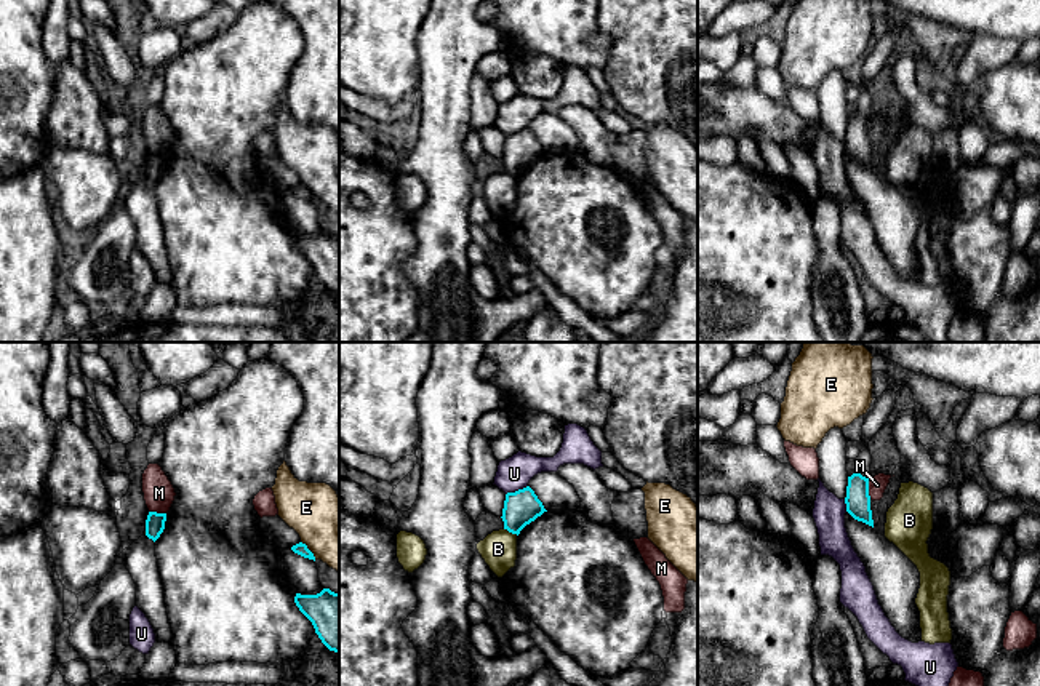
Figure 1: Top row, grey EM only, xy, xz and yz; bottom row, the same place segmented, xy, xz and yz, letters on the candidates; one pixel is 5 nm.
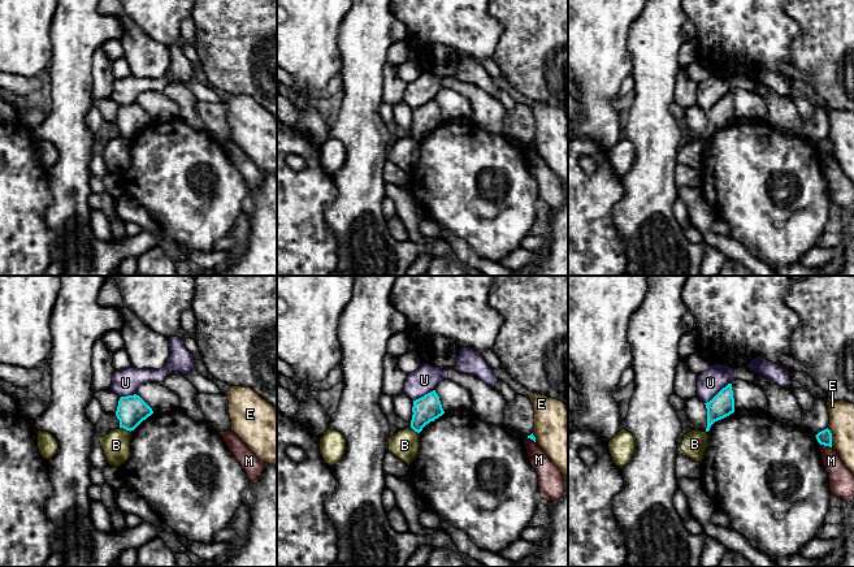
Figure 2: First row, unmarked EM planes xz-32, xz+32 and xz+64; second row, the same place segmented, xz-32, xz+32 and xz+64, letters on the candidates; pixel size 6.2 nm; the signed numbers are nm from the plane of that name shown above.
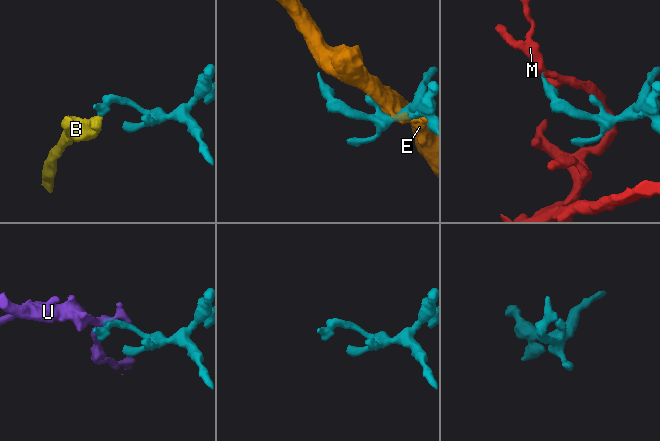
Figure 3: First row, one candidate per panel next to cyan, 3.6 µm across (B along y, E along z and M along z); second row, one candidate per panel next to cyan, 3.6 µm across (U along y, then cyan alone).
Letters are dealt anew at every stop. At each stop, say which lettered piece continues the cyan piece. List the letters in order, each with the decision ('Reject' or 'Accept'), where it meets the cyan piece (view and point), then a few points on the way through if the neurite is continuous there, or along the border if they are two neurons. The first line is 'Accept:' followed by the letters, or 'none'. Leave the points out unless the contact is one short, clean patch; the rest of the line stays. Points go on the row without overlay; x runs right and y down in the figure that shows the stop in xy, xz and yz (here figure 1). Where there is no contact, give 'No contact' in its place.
Accept: none
B: Reject. Touches cyan at xz (511, 173). Boundary: xz (504, 170), (517, 176)
E: Reject. Touches cyan at xy (309, 192)
M: Reject. Touches cyan at xy (156, 154)
U: Reject. Touches cyan at xz (516, 133)

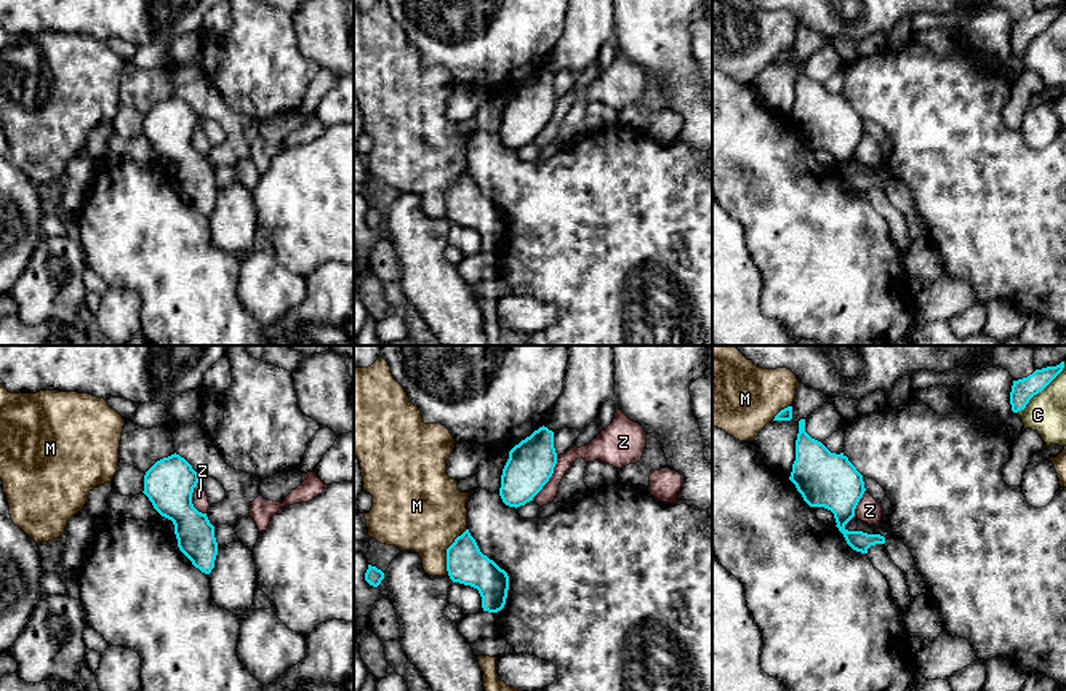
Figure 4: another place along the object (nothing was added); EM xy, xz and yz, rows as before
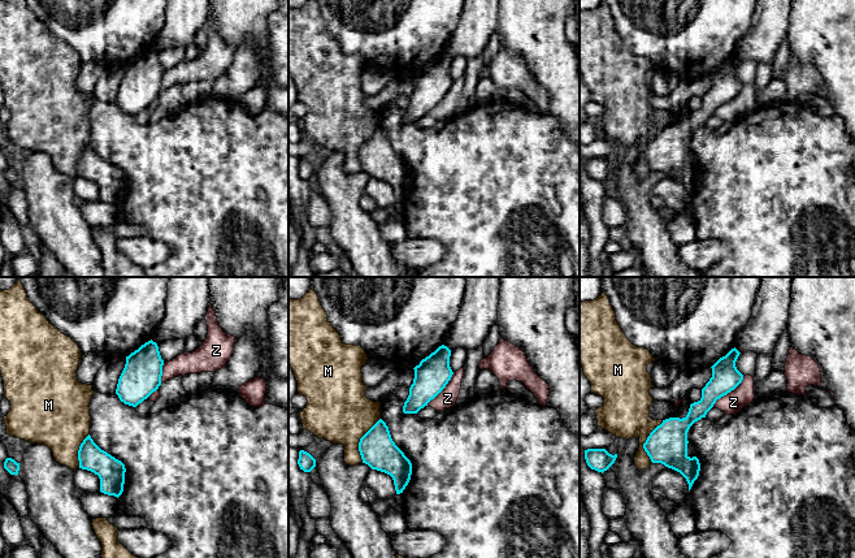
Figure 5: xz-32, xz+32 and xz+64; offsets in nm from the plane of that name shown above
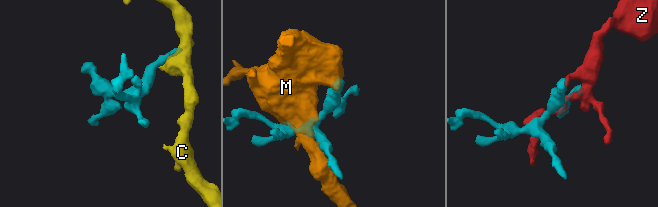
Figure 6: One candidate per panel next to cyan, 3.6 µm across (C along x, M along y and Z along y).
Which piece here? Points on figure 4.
Accept: none
C: Reject. Touches cyan at yz (1041, 32). Boundary: yz (1065, 3), (1065, 8), (1023, 50), (1013, 55)
M: Reject. Touches cyan at xz (447, 194)
Z: Reject. Touches cyan at xz (549, 119)

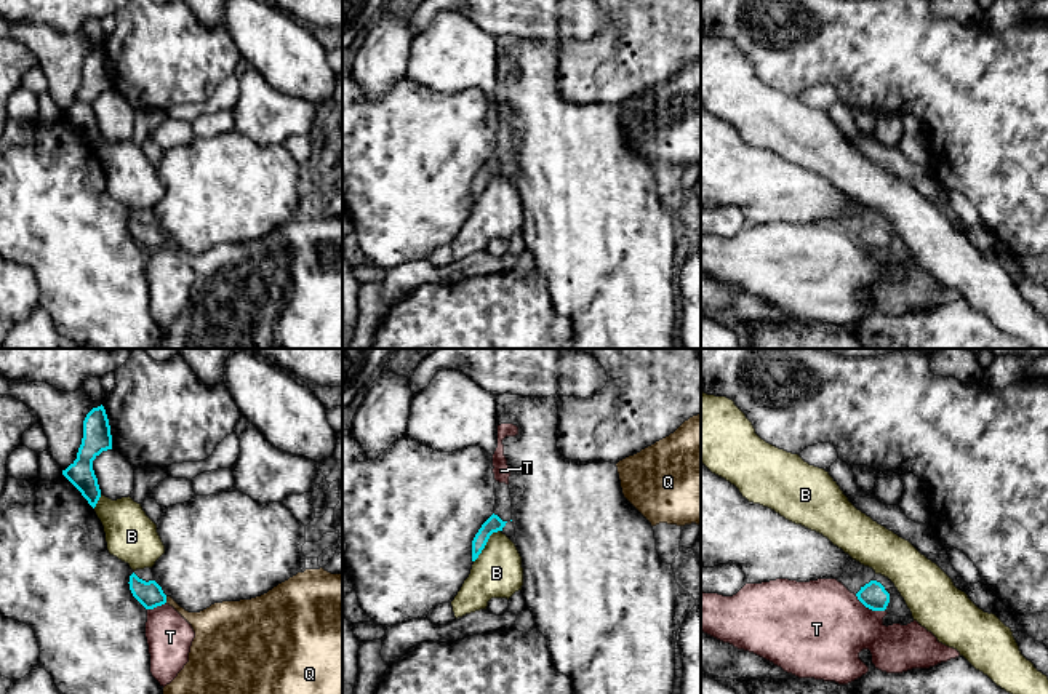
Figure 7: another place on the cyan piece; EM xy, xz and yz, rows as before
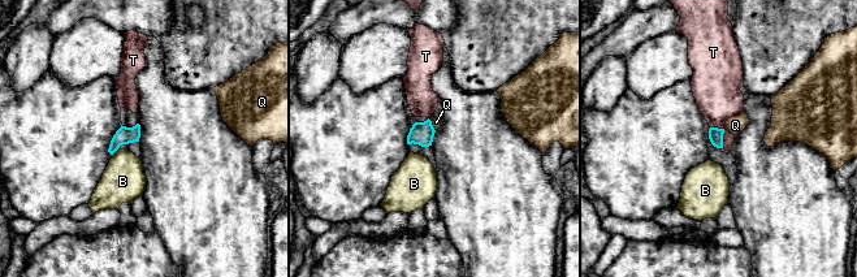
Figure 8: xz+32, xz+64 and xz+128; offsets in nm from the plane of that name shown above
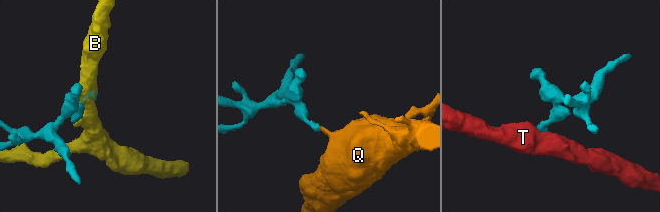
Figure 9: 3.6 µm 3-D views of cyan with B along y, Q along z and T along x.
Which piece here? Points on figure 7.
Accept: Q
B: Reject. Touches cyan at xz (485, 186)
Q: Accept. Touches cyan at xy (165, 242). Path across: xy (149, 235), (165, 242), (208, 266)
T: Reject. Touches cyan at yz (869, 250). Boundary: yz (855, 237), (866, 248), (884, 253)

